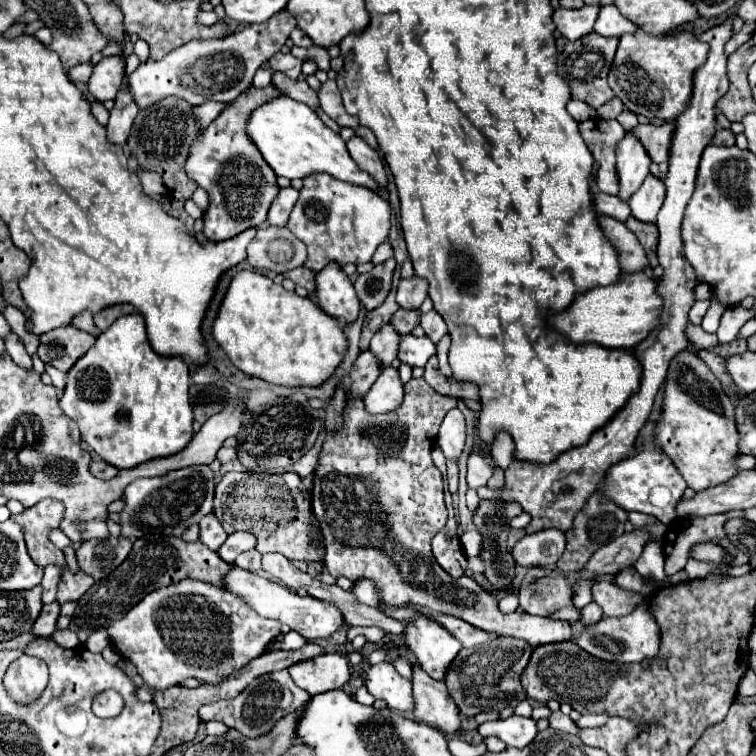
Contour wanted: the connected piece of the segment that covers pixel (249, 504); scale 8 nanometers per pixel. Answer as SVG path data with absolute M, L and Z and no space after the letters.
M227 472L215 490L215 510L213 514L227 530L233 534L237 530L253 530L257 534L257 550L281 552L289 560L315 562L321 560L319 550L309 548L309 496L305 492L305 482L295 472L285 474L257 474L257 472Z

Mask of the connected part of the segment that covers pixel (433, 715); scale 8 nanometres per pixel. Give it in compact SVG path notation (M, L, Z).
M419 666L413 668L415 720L425 722L443 734L461 732L461 712L449 698L445 682L433 680Z

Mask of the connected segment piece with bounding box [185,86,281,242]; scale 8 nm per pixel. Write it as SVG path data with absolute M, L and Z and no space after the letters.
M275 86L247 88L245 94L231 102L229 110L225 110L217 122L211 122L211 126L201 132L197 142L191 146L185 170L189 178L197 180L209 194L211 204L203 214L203 234L213 242L229 240L251 226L261 226L267 220L269 204L277 196L277 176L269 170L269 164L261 154L257 154L257 148L253 148L249 138L245 138L245 118L249 118L249 110L253 110L253 106L261 106L261 102L265 102L265 98L273 98L273 94L281 92Z

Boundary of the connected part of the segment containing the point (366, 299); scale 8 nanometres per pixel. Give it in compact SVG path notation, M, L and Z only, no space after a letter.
M389 258L387 262L375 266L371 272L359 274L359 278L355 282L355 290L357 290L361 304L367 310L373 310L385 302L385 298L391 290L393 272L395 272L395 258Z

